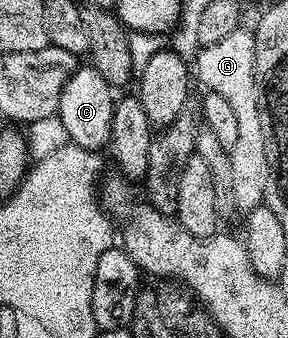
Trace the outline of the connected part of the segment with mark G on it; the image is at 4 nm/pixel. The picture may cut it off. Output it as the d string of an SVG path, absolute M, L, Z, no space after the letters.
M239 28L228 32L224 40L220 40L211 46L203 46L199 49L197 57L193 59L192 70L200 81L206 85L205 89L212 94L224 96L228 105L236 116L236 136L230 155L230 192L229 197L234 198L236 205L242 212L248 212L254 206L263 205L266 185L270 179L270 165L268 164L268 152L266 151L267 131L264 129L264 111L258 96L258 77L254 74L254 61L256 60L256 40L253 29Z

